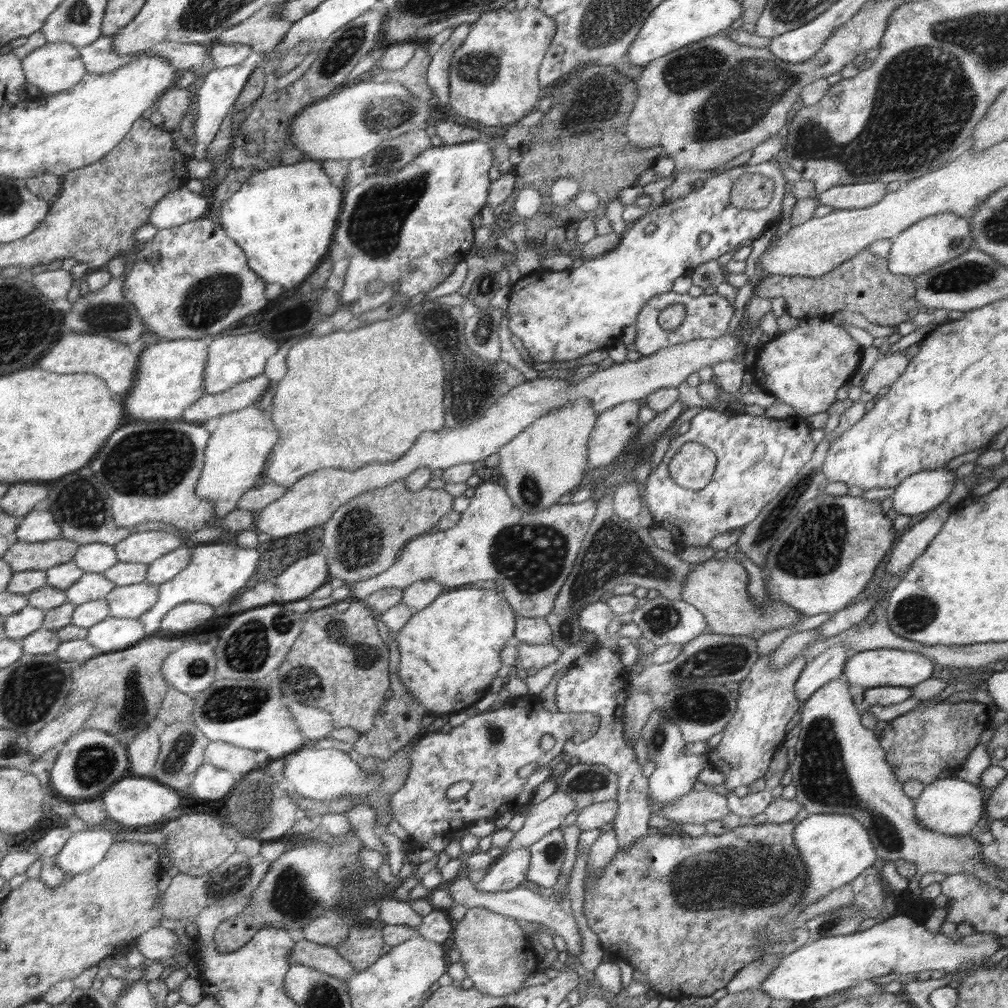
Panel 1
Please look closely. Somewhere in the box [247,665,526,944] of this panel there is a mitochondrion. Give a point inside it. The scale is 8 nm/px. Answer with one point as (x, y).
(292, 898)

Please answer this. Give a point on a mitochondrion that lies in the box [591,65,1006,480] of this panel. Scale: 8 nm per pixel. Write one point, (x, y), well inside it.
(964, 277)

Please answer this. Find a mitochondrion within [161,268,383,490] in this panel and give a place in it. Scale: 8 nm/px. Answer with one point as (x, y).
(207, 303)

